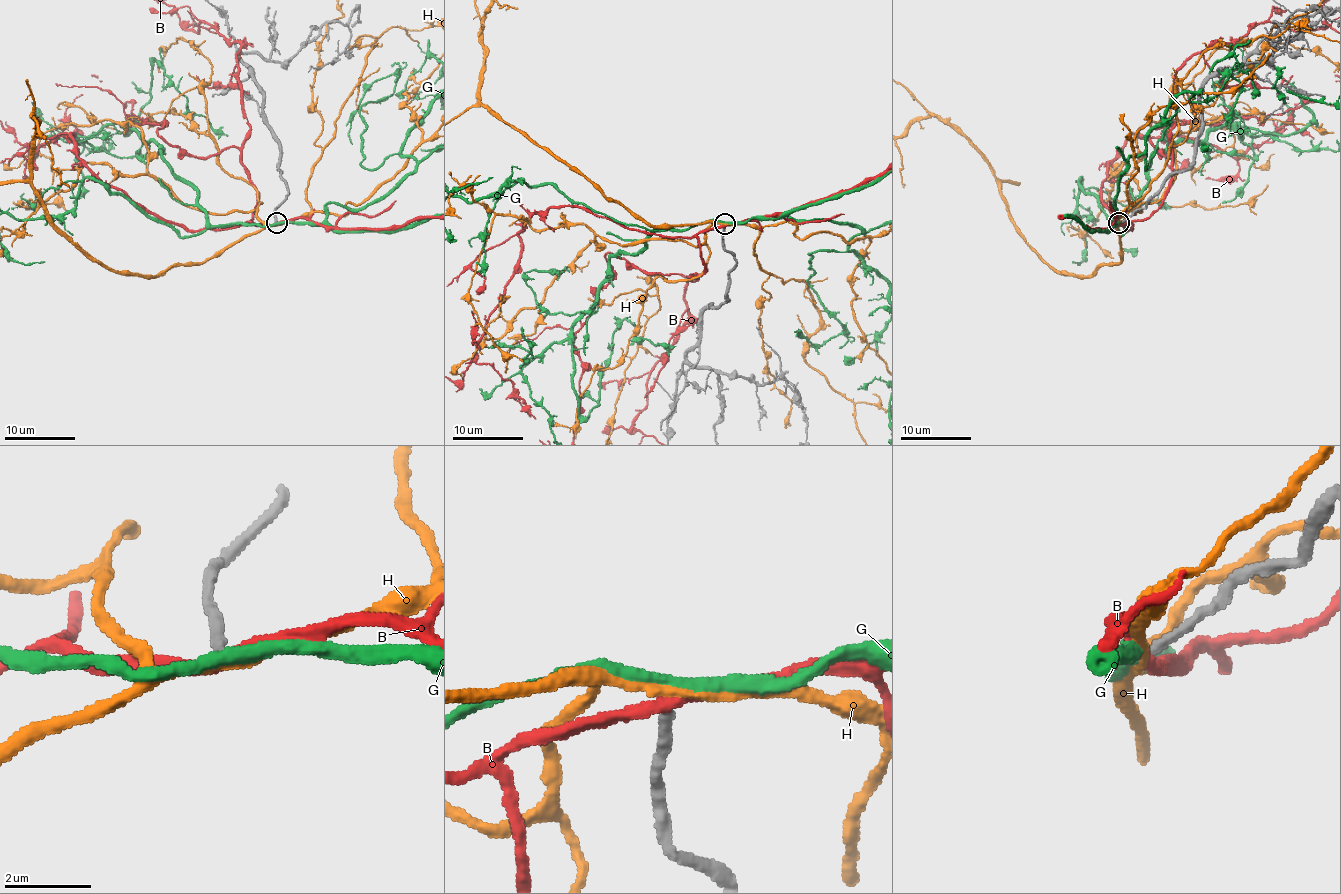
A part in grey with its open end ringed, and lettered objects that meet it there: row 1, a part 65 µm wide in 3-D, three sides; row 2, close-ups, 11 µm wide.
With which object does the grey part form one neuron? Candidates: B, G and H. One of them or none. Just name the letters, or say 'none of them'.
G

